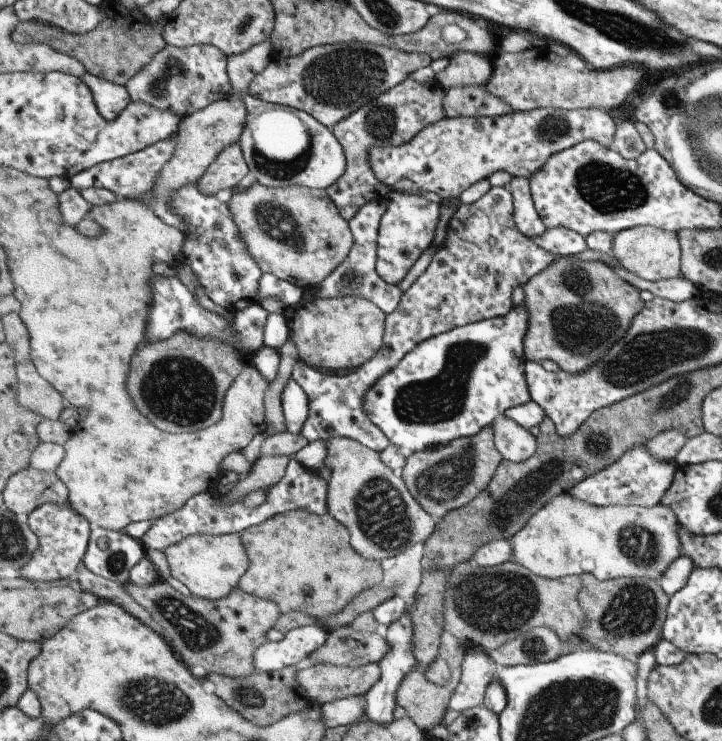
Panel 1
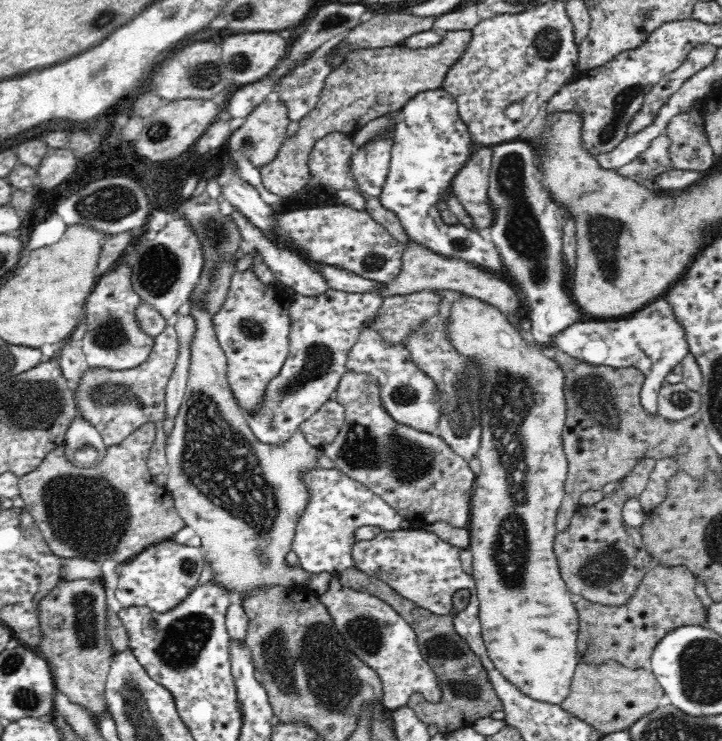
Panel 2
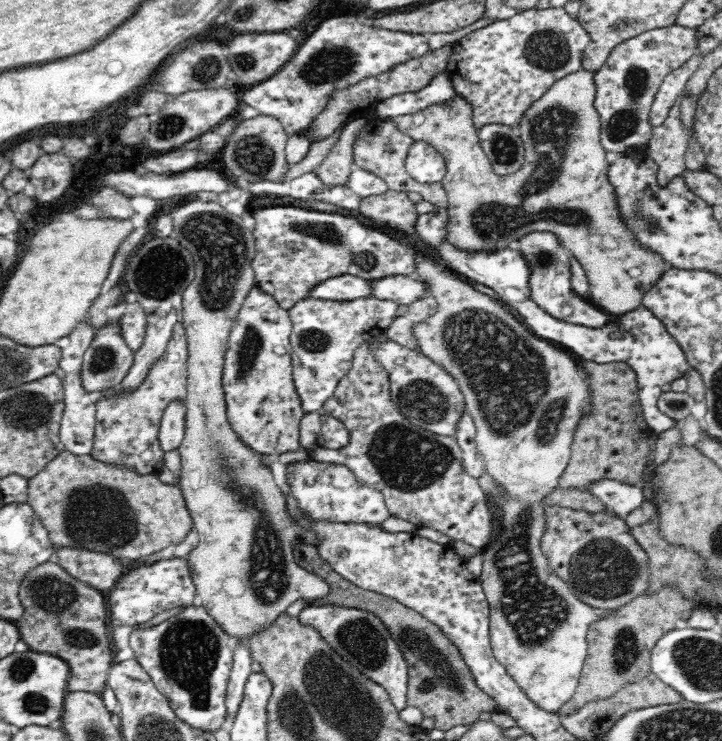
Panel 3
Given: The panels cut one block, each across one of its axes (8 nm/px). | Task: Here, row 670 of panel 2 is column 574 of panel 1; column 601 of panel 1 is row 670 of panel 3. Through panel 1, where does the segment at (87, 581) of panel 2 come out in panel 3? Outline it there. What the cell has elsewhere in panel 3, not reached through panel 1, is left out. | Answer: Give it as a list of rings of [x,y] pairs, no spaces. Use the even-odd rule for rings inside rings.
[[[50,561],[33,568],[24,580],[19,592],[24,616],[16,622],[21,639],[32,651],[56,655],[66,662],[71,669],[67,680],[69,692],[101,695],[113,659],[106,632],[106,614],[110,610],[104,594]]]

